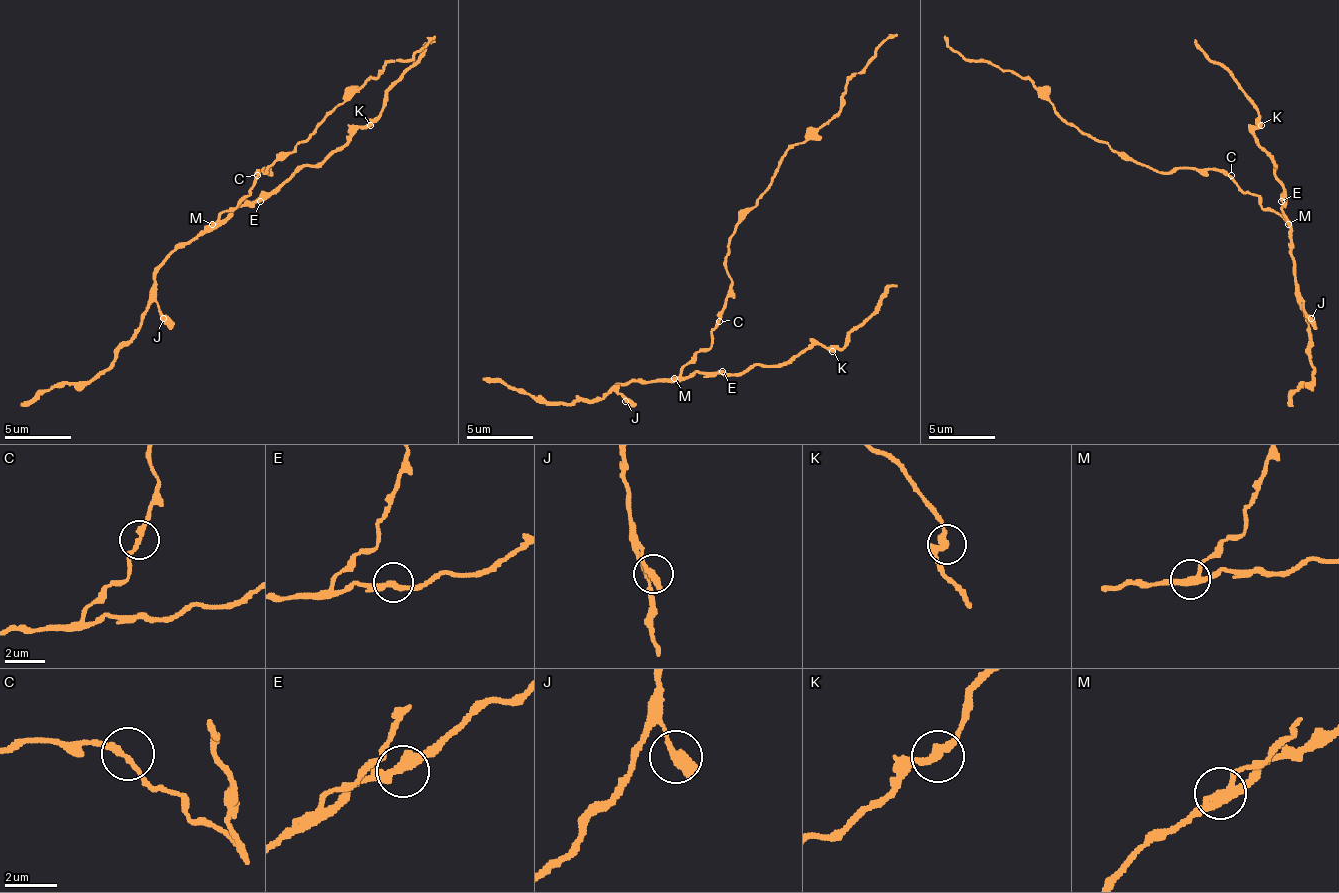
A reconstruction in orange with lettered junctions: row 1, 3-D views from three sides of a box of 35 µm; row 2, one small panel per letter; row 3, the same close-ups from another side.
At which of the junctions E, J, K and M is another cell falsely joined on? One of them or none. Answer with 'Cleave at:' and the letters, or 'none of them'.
Cleave at: M

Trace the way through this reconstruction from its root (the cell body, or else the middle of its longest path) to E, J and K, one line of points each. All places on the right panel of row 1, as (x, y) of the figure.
E: (1231, 178), (1244, 191), (1251, 191), (1264, 208), (1287, 218), (1281, 201)
J: (1231, 178), (1244, 191), (1251, 191), (1264, 208), (1287, 221), (1291, 258), (1294, 261), (1294, 291), (1311, 318)
K: (1231, 178), (1264, 208), (1287, 218), (1274, 158), (1254, 135), (1261, 125)

